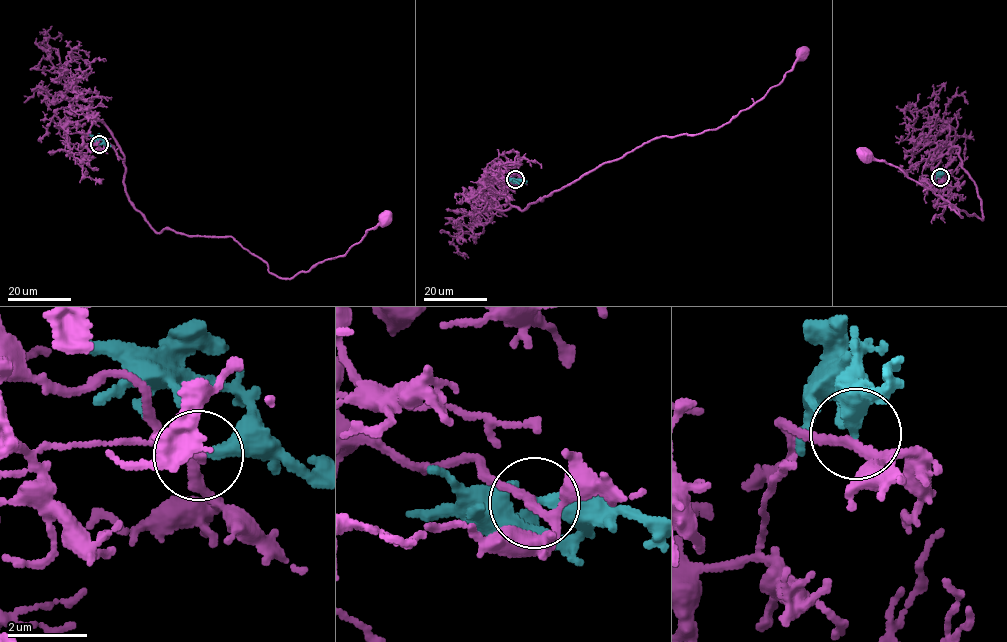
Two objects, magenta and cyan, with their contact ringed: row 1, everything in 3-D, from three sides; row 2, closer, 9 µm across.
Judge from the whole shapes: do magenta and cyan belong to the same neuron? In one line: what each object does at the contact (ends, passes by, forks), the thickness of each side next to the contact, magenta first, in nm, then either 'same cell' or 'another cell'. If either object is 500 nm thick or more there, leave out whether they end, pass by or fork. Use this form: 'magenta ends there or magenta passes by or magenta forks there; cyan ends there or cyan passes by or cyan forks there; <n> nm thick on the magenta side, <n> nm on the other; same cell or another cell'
magenta passes by; cyan ends there; 200 nm thick on the magenta side, 320 nm on the other; another cell

